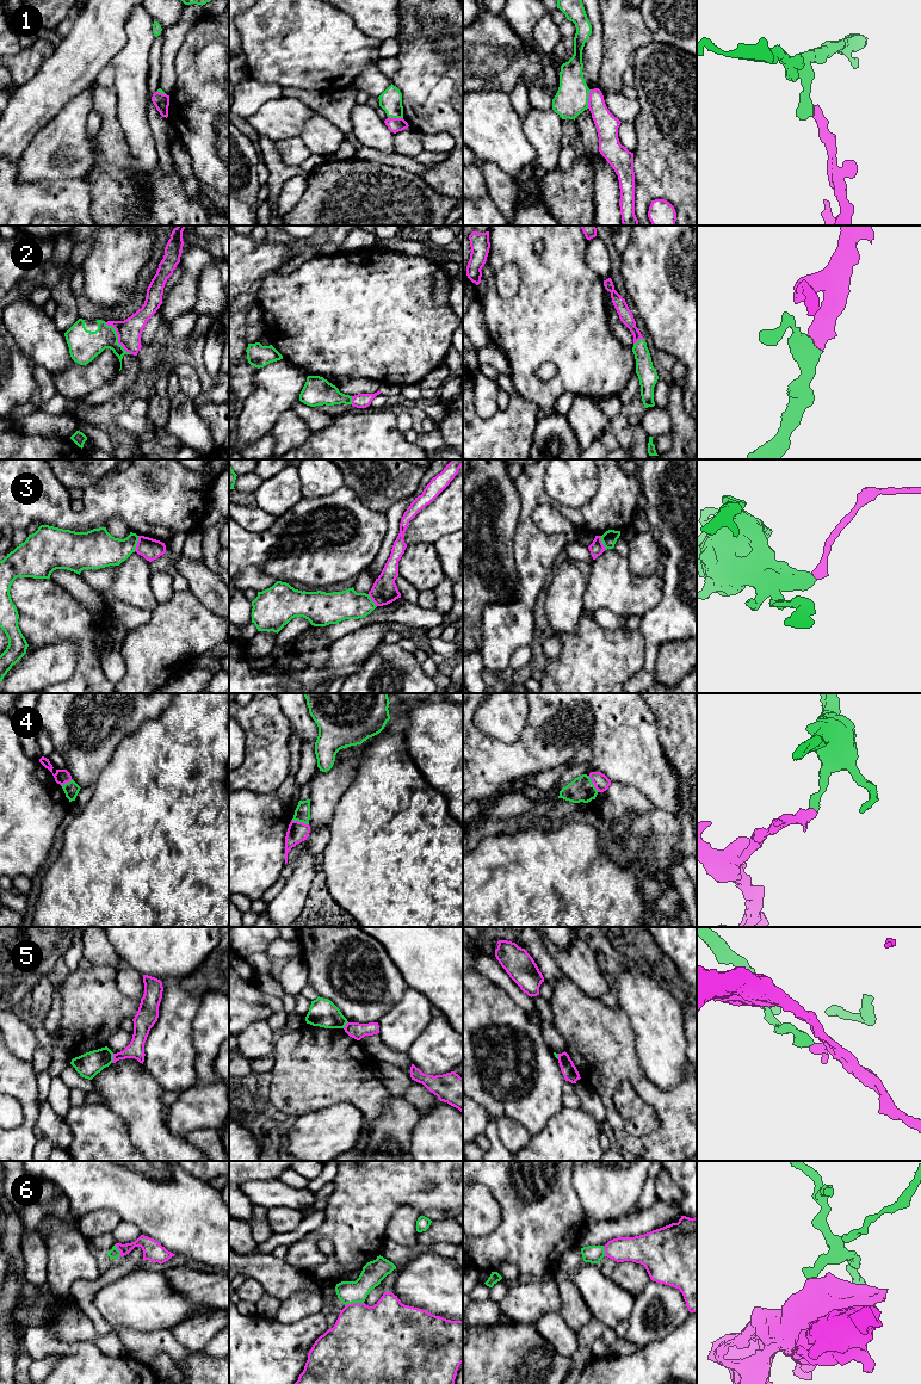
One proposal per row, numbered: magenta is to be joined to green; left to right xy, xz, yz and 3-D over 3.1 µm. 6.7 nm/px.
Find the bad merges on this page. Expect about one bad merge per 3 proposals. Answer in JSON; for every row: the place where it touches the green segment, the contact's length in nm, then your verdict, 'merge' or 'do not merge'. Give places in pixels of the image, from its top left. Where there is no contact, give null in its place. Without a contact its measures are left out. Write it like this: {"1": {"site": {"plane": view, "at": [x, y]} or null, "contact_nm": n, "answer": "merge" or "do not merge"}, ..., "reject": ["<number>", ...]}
{"1": {"site": {"plane": "yz", "at": [588, 98]}, "contact_nm": 130, "answer": "do not merge"}, "2": {"site": {"plane": "xy", "at": [117, 338]}, "contact_nm": 280, "answer": "merge"}, "3": {"site": {"plane": "xy", "at": [136, 543]}, "contact_nm": 110, "answer": "do not merge"}, "4": {"site": {"plane": "xz", "at": [301, 821]}, "contact_nm": 120, "answer": "do not merge"}, "5": {"site": {"plane": "xy", "at": [112, 1058]}, "contact_nm": 70, "answer": "do not merge"}, "6": {"site": {"plane": "xz", "at": [353, 1302]}, "contact_nm": 130, "answer": "do not merge"}, "reject": ["1", "3", "4", "5", "6"]}

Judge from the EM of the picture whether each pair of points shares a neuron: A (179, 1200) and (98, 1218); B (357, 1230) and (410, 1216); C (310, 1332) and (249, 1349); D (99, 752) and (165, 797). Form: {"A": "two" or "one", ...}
{"A": "two", "B": "two", "C": "one", "D": "two"}

